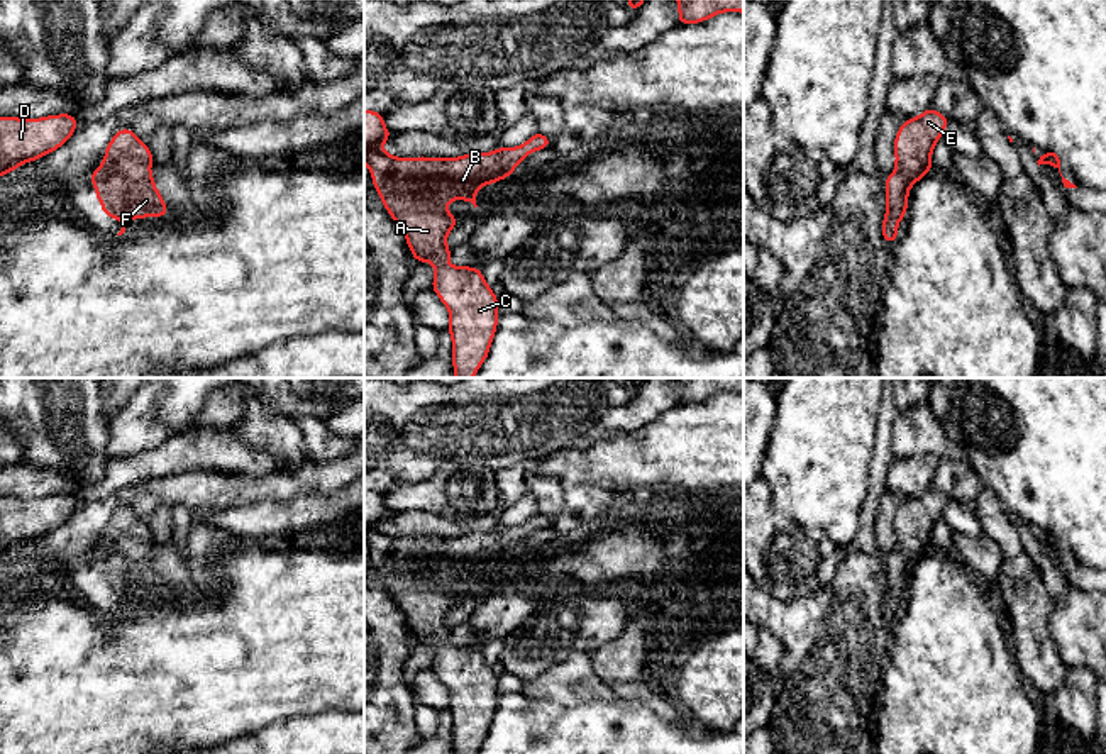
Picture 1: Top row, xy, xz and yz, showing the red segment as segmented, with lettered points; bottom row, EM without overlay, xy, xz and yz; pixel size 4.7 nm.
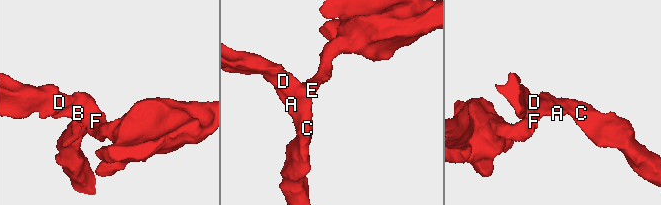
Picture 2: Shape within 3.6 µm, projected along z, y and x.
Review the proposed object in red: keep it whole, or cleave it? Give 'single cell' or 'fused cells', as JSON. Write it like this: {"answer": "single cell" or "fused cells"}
{"answer": "single cell"}

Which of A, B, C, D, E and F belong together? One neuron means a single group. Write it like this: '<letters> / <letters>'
A B C D E F

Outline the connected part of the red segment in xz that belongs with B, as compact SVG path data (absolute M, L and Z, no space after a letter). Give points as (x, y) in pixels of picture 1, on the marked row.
M364 110L364 163L386 212L406 237L413 261L434 263L430 288L447 307L452 337L454 378L473 378L486 361L498 325L498 297L486 285L481 268L452 266L447 234L461 222L445 207L451 200L476 205L478 188L512 176L534 151L552 146L535 132L518 147L500 146L495 152L459 158L401 159L381 149L393 137L383 112Z

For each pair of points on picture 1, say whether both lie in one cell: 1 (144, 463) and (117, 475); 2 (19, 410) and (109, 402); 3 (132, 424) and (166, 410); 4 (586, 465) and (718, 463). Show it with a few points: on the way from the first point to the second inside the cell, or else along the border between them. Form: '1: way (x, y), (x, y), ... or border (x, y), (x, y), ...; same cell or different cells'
1: way (138, 468), (124, 471); same cell
2: border (100, 395), (107, 419); different cells
3: border (160, 395), (156, 417), (170, 436); different cells
4: way (619, 463), (686, 463); same cell

